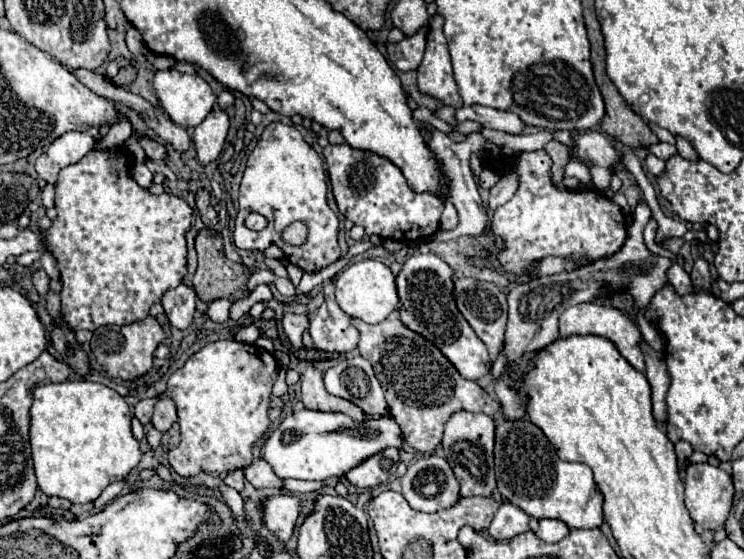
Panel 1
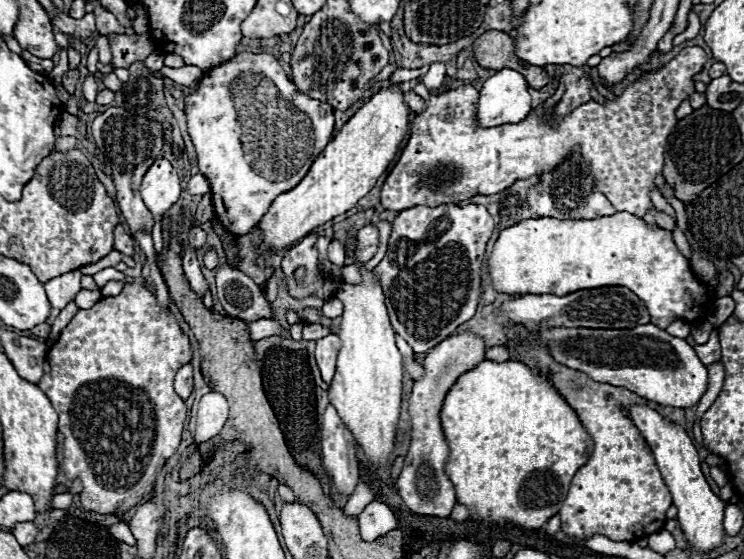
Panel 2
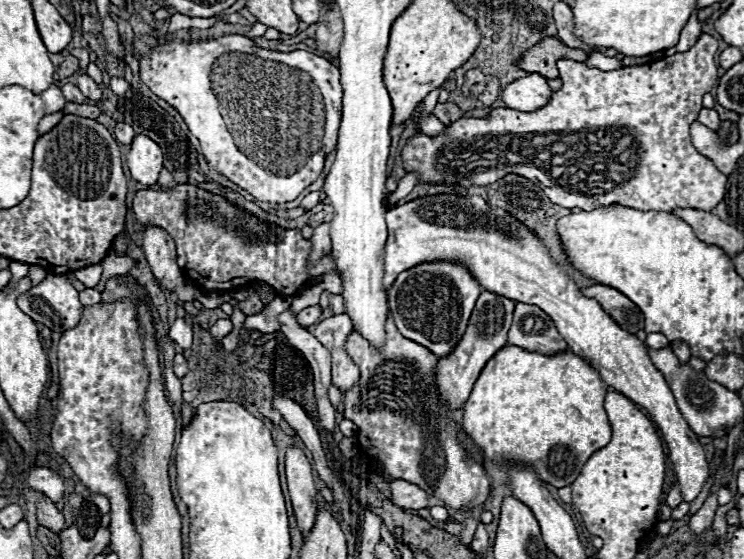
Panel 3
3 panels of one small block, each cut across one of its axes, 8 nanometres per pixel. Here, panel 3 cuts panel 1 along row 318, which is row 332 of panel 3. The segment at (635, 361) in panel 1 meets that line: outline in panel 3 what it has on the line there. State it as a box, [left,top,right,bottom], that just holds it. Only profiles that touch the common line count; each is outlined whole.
[384,194,710,502]

